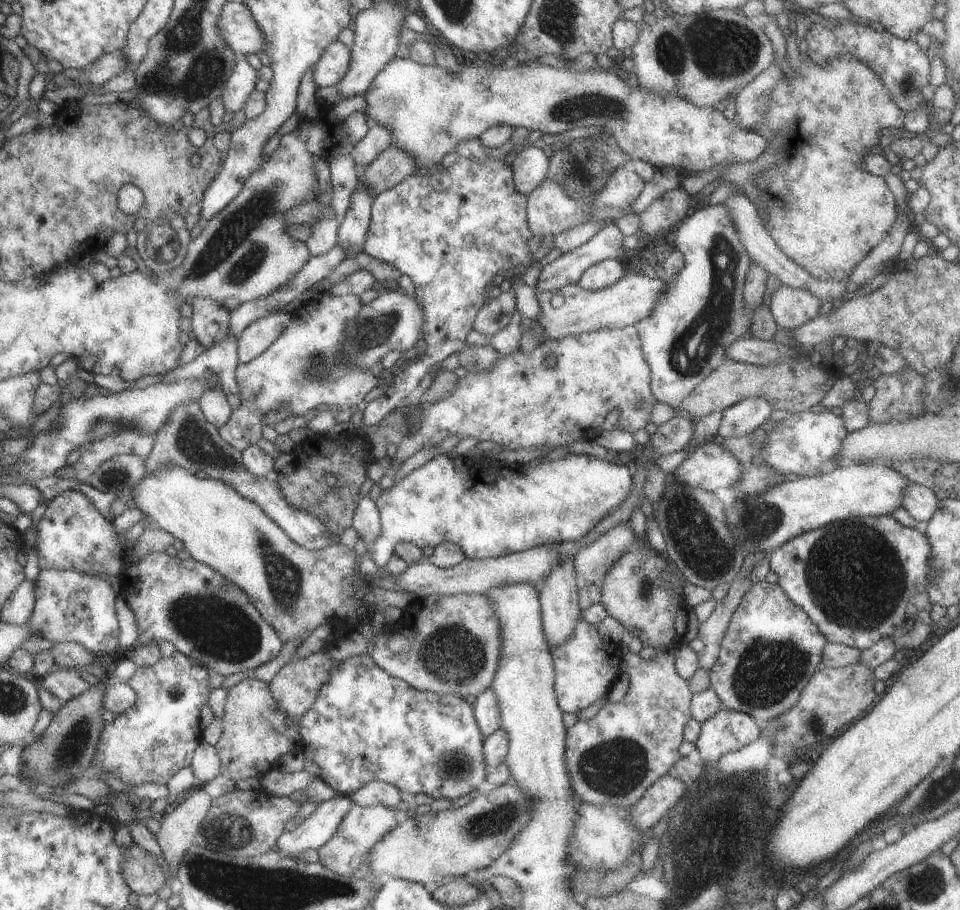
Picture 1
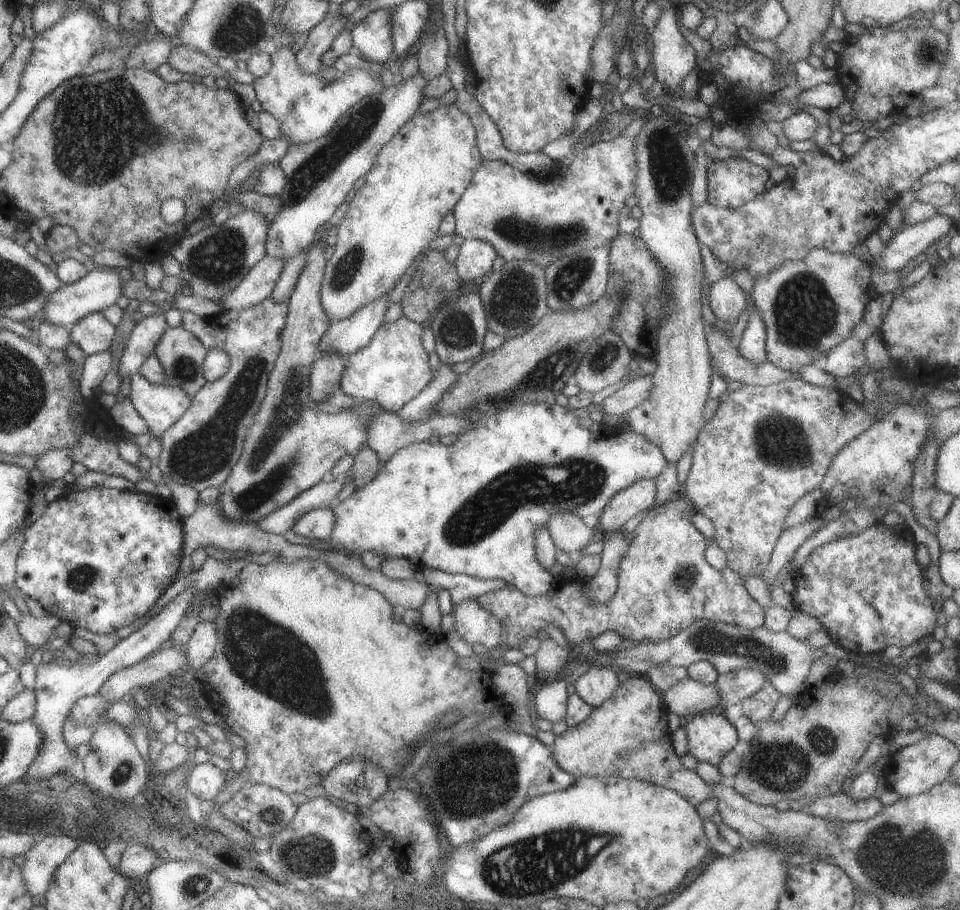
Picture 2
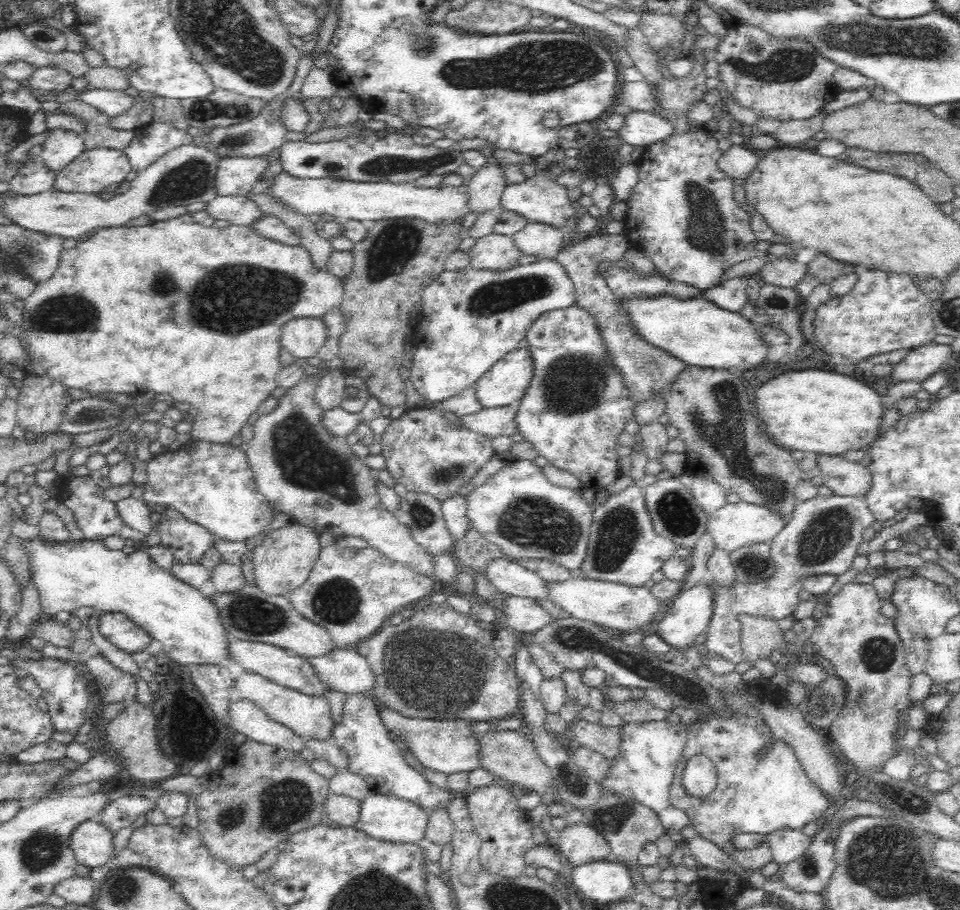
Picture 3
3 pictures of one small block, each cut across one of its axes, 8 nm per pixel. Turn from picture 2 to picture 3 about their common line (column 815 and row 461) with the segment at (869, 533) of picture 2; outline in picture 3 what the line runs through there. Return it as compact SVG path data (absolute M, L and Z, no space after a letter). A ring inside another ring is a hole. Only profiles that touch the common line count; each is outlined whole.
M578 304L556 312L544 312L544 316L528 328L526 342L532 356L532 380L514 418L516 434L520 434L524 442L538 452L538 458L546 458L548 466L568 472L584 490L592 488L594 494L604 494L622 478L622 458L616 448L620 446L618 440L624 434L626 424L634 420L634 412L640 402L630 394L620 368L612 364L596 318Z

